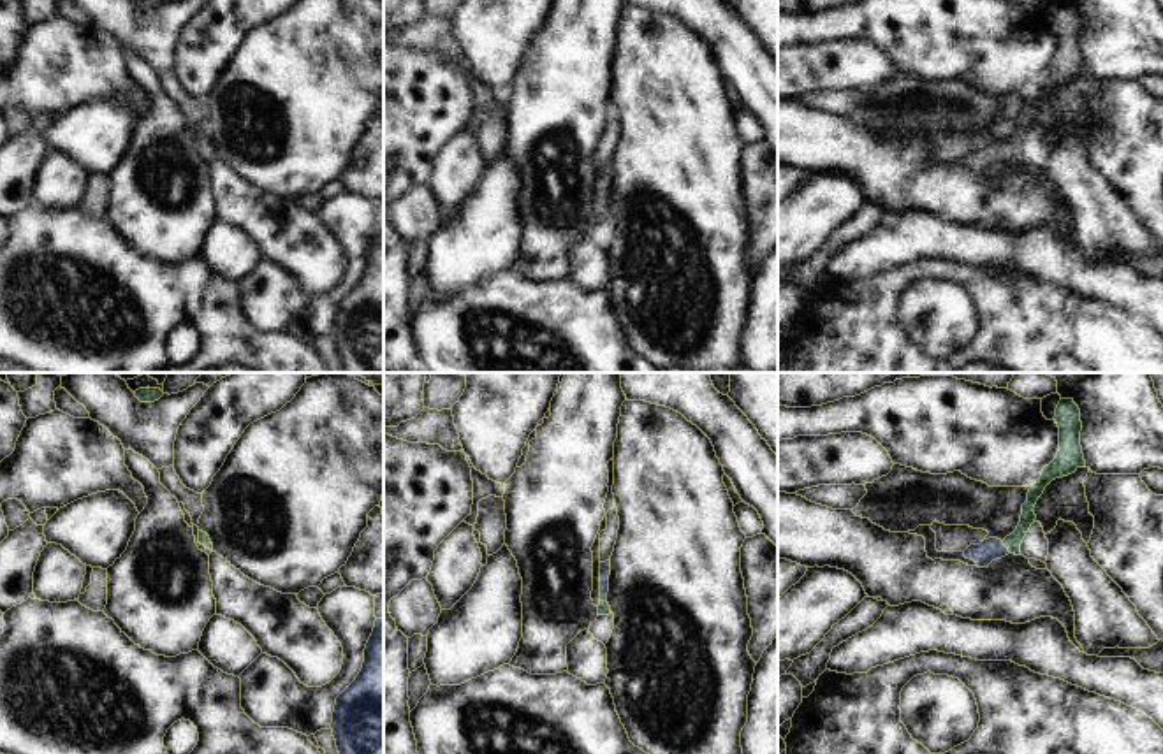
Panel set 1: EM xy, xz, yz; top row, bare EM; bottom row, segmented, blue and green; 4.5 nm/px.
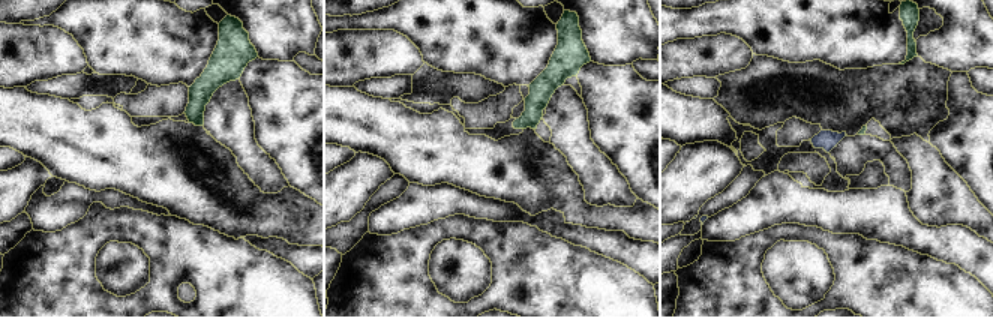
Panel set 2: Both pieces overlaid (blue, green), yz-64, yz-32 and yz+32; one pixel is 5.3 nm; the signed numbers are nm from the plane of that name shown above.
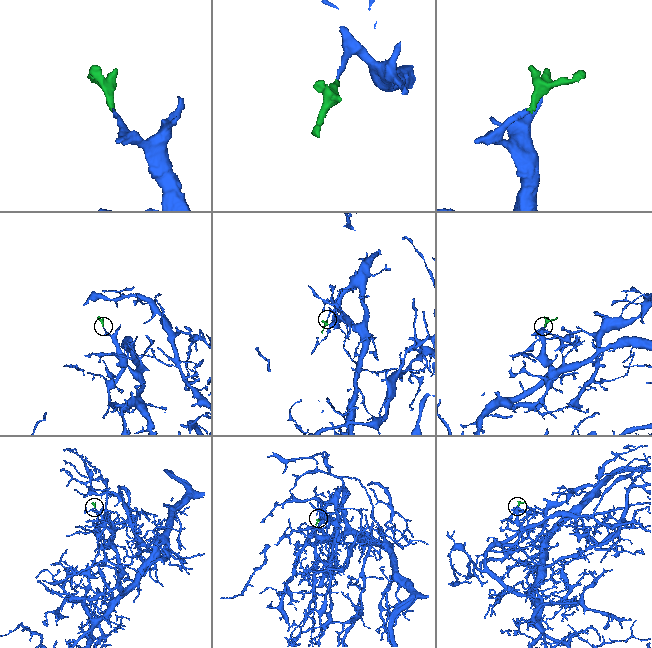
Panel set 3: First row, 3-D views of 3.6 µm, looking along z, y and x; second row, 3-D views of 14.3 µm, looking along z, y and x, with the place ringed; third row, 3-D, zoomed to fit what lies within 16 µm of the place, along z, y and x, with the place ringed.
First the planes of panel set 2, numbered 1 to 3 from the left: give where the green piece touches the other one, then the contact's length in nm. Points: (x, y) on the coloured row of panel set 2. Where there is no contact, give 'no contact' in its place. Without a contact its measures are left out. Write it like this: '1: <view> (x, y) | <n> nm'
1: no contact
2: no contact
3: no contact

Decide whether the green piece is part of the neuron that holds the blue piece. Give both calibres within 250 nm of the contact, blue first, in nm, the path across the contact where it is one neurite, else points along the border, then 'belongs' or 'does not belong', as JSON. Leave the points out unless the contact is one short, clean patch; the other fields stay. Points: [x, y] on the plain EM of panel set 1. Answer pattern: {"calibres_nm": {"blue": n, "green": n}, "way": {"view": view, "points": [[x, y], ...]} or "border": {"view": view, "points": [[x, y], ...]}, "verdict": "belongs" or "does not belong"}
{"calibres_nm": {"blue": 100, "green": 70}, "way": {"view": "yz", "points": [[987, 157], [1005, 153], [1012, 148]]}, "verdict": "belongs"}

